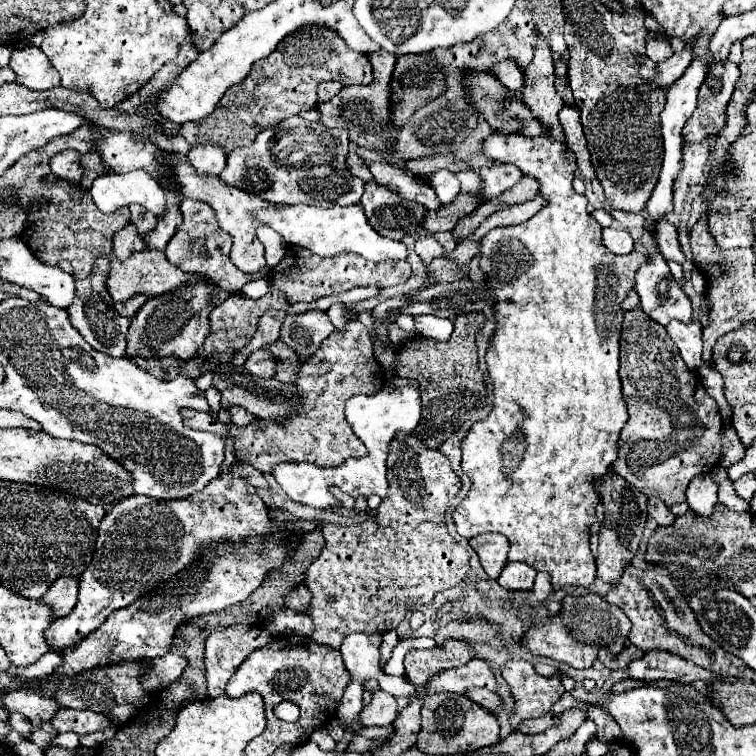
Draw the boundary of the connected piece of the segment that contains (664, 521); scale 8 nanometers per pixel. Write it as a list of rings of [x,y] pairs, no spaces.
[[[649,498],[647,506],[649,506],[649,518],[653,518],[659,526],[669,526],[669,524],[673,524],[675,516],[673,516],[671,510],[663,504],[663,500],[659,500],[659,498]]]

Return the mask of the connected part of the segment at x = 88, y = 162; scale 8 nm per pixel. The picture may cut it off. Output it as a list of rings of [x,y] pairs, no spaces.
[[[83,154],[83,158],[81,158],[81,166],[85,168],[85,170],[95,170],[95,172],[105,172],[103,170],[103,166],[101,166],[101,162],[99,162],[99,154]]]

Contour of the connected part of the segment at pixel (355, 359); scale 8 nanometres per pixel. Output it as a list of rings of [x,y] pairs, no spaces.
[[[353,320],[347,324],[343,334],[333,332],[323,340],[321,348],[301,366],[297,388],[303,394],[303,406],[309,406],[309,414],[295,416],[291,422],[283,426],[275,426],[273,422],[257,418],[251,426],[225,426],[217,422],[211,414],[195,412],[191,408],[183,408],[183,422],[189,428],[209,430],[219,434],[221,438],[231,436],[235,440],[235,456],[249,460],[263,474],[271,472],[271,466],[279,462],[313,462],[317,466],[339,466],[347,458],[359,458],[365,454],[365,446],[353,434],[345,420],[345,402],[355,394],[375,394],[383,388],[383,366],[375,360],[373,344],[369,340],[367,328]]]

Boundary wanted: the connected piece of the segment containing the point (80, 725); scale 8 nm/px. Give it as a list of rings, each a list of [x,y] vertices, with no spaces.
[[[67,708],[59,710],[59,714],[55,714],[51,724],[57,732],[75,732],[79,736],[93,734],[105,728],[115,728],[115,722],[105,714],[97,714],[91,710],[67,710]]]

